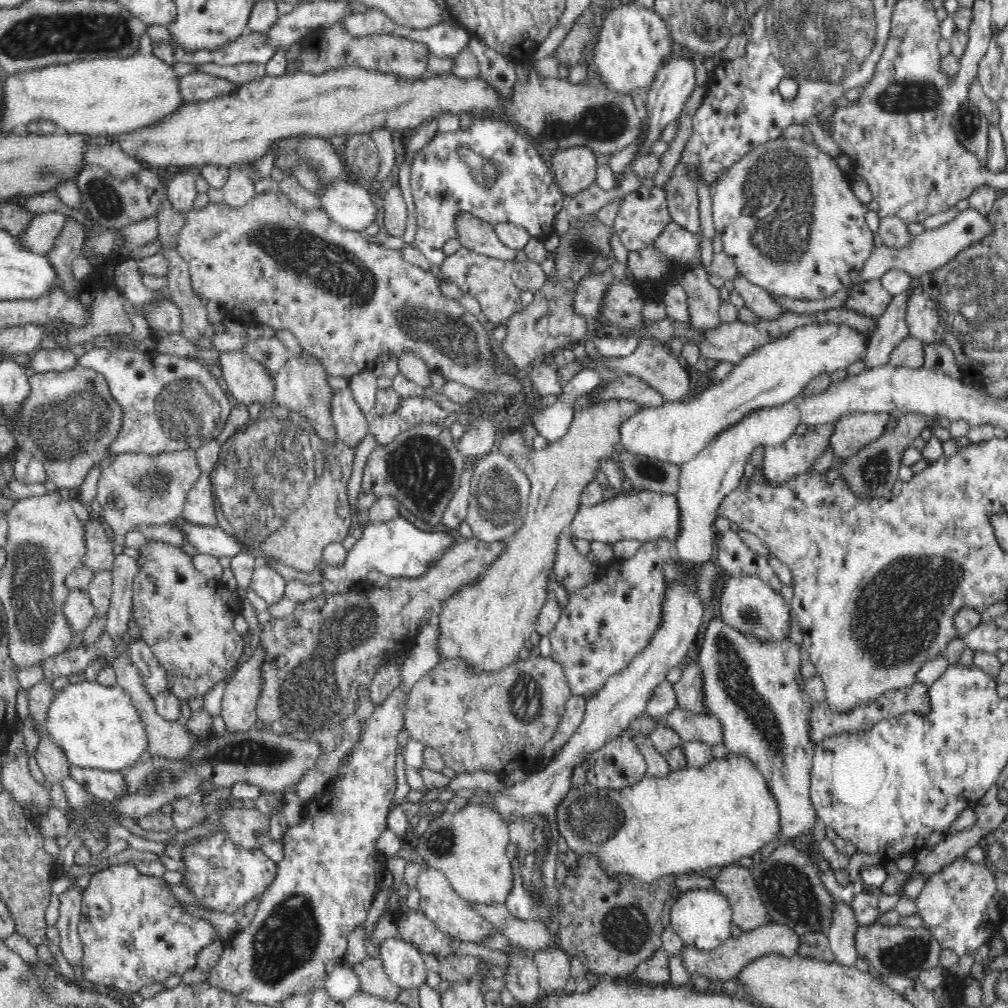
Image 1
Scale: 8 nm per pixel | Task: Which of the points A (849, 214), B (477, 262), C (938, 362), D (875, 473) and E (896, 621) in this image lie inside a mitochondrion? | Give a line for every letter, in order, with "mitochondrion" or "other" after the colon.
A: other
B: other
C: other
D: mitochondrion
E: mitochondrion

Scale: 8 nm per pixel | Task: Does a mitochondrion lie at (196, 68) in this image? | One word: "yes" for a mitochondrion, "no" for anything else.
no

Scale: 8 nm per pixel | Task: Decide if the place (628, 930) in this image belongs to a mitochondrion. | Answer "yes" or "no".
yes

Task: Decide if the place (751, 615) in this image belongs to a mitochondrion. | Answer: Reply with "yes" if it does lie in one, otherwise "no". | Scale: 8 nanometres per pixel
yes

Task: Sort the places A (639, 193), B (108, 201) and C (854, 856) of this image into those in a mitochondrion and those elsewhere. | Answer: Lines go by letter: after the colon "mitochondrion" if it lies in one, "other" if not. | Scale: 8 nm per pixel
A: other
B: mitochondrion
C: other

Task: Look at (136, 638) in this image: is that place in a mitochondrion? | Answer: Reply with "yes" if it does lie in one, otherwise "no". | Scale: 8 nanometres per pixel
no

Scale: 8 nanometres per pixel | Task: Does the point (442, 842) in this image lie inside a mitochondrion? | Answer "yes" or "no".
yes

